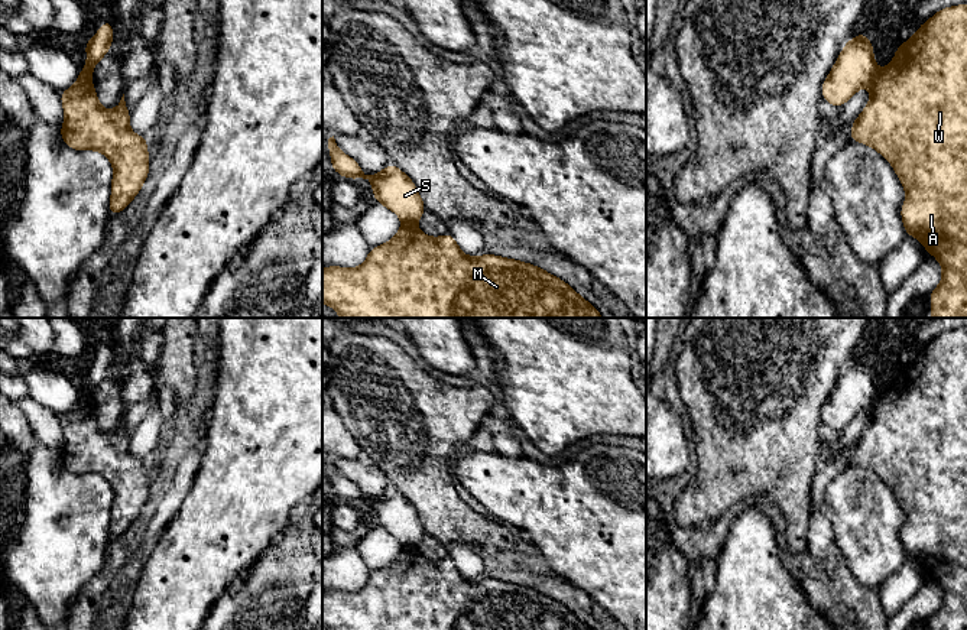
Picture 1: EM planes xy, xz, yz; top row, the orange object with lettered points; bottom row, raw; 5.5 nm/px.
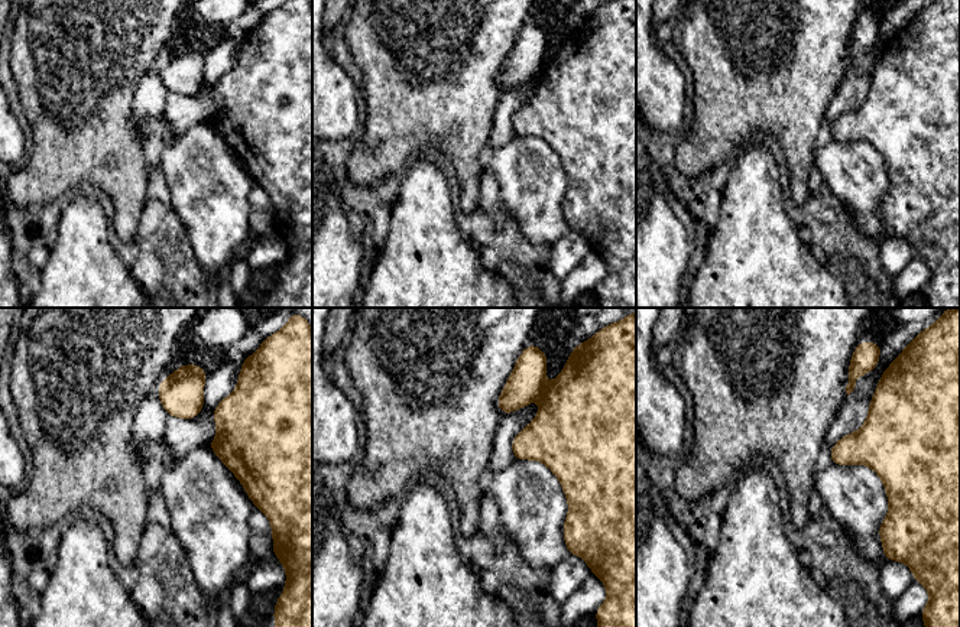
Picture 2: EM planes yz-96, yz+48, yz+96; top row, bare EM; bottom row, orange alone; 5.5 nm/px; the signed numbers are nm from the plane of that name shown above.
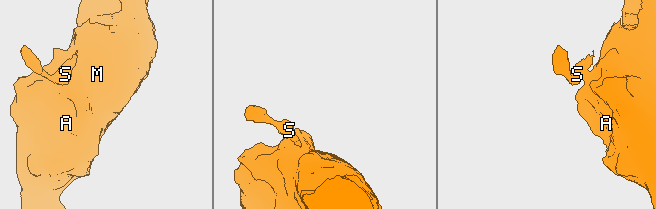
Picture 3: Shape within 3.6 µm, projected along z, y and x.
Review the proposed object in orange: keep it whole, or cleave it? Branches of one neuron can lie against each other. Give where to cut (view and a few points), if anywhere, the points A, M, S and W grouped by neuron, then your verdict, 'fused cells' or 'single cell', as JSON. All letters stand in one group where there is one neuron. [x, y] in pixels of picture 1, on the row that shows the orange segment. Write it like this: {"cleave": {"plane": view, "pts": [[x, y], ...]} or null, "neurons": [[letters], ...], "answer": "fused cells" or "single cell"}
{"cleave": {"plane": "yz", "pts": [[879, 71], [870, 87]]}, "neurons": [["A", "M", "W"], ["S"]], "answer": "fused cells"}

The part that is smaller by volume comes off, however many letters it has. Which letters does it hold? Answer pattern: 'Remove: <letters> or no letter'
Remove: S

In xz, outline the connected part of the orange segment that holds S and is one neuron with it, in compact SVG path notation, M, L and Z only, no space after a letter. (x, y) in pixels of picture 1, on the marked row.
M334 136L328 139L332 171L343 178L367 179L374 192L374 201L399 215L406 225L415 225L426 211L416 185L395 163L389 163L377 175L366 175L358 163L343 153Z

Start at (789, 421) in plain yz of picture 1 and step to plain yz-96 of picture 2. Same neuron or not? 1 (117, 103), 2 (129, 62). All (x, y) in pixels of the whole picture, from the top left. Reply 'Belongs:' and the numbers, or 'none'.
Belongs: 1, 2

